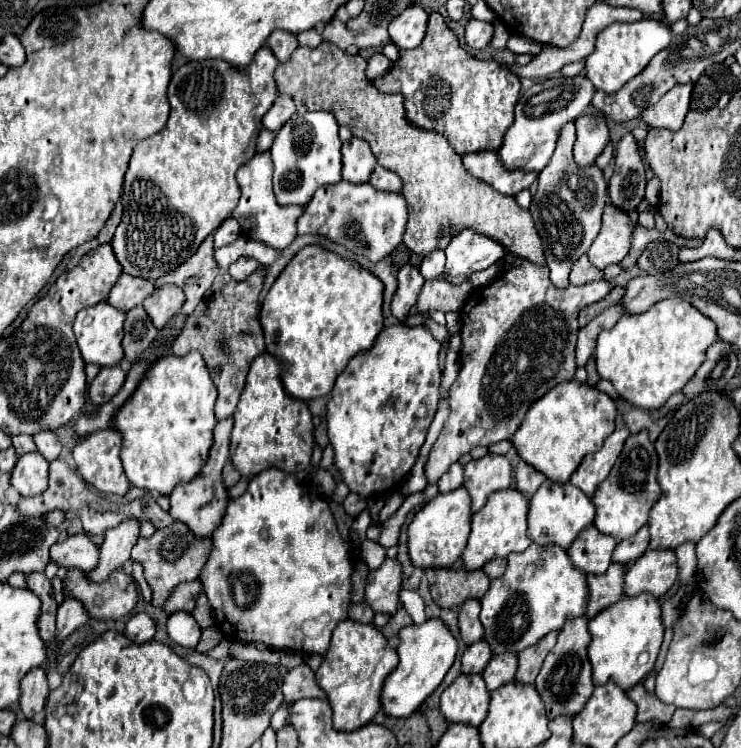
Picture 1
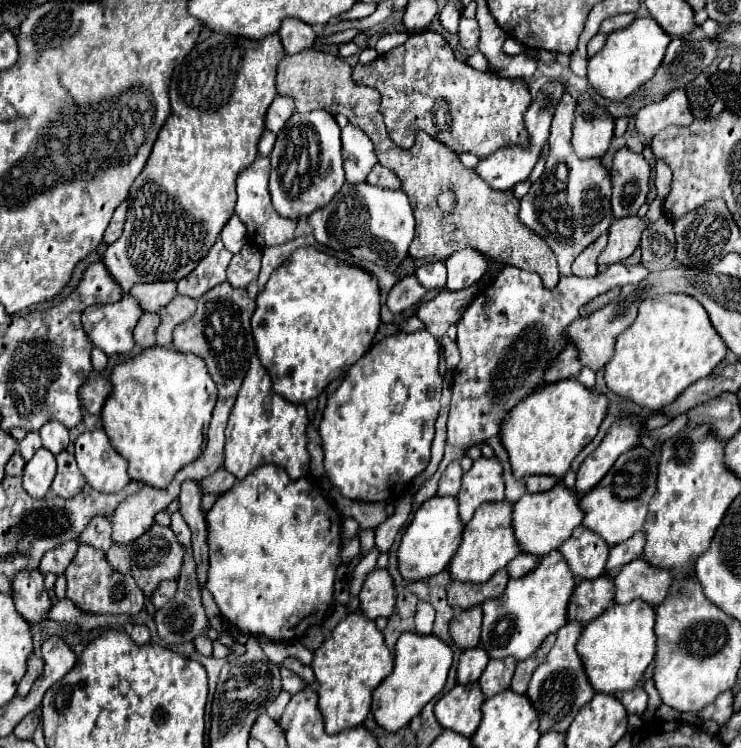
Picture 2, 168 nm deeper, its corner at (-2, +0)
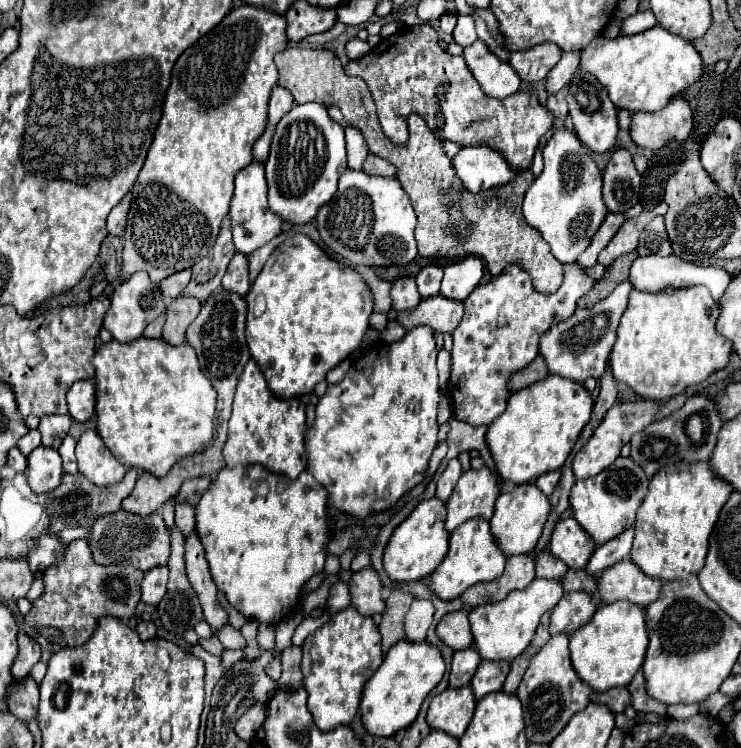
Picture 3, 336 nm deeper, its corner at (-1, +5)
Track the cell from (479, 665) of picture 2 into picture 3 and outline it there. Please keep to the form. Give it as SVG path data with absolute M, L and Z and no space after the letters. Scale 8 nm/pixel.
M467 648L467 650L459 650L453 654L453 662L451 662L451 676L449 676L449 686L451 688L461 688L467 686L479 666L481 658L477 654L475 648Z

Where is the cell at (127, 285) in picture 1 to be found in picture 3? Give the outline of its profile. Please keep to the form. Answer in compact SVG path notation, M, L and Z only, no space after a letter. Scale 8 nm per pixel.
M191 268L167 276L167 278L161 282L161 288L163 288L161 292L163 292L163 296L165 296L167 300L177 298L177 296L183 292L183 288L189 284L189 280L191 280Z

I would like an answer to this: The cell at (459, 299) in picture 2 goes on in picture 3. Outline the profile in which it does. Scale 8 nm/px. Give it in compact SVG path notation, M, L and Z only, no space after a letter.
M441 294L435 298L425 298L419 302L419 306L411 312L399 312L397 322L405 328L417 328L417 326L429 326L435 332L453 332L463 318L463 304L455 300L447 300Z

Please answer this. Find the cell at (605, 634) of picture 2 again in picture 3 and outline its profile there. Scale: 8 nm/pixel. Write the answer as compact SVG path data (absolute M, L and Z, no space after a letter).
M613 602L599 606L591 622L569 636L569 652L577 676L591 690L607 692L617 686L629 686L645 660L647 642L649 638L643 608L633 602Z

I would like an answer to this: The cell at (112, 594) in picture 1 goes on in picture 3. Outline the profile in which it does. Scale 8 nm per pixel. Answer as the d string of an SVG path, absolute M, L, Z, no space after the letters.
M73 540L67 544L63 560L47 568L41 580L45 590L33 600L33 608L25 614L25 622L59 630L61 638L51 640L53 644L79 646L91 638L99 616L131 618L135 614L141 600L143 572L135 566L99 566L91 556L87 540Z

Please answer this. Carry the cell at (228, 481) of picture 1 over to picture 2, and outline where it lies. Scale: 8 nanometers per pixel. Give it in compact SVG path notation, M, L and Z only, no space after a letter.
M220 467L216 473L202 479L202 489L204 489L204 493L224 493L234 483L236 483L236 477L232 473L228 473L224 467Z

